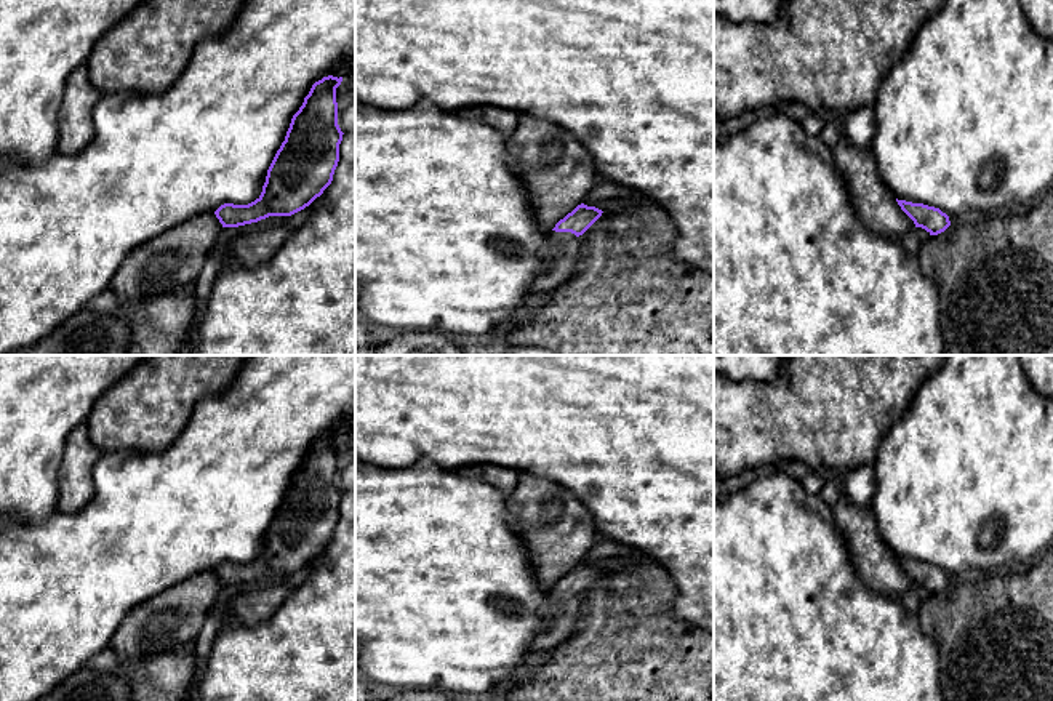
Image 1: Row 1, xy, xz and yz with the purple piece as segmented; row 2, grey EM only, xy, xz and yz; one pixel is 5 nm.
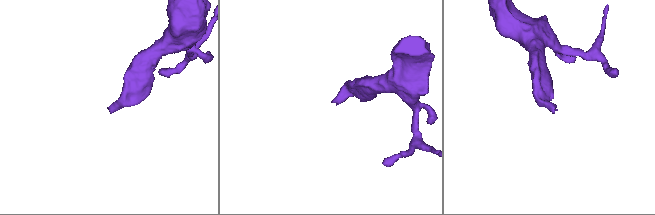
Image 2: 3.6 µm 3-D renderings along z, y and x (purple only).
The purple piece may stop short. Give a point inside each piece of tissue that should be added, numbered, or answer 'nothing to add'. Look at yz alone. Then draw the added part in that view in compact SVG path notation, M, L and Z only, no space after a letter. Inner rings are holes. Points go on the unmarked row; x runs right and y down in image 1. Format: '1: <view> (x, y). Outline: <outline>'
nothing to add

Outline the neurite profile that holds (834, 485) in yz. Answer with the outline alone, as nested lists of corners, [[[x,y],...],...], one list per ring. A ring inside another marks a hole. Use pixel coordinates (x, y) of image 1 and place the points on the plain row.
[[[834,474],[829,475],[824,487],[819,491],[821,499],[829,504],[829,506],[835,506],[835,503],[839,501],[840,495],[845,490],[845,479],[842,474]]]

